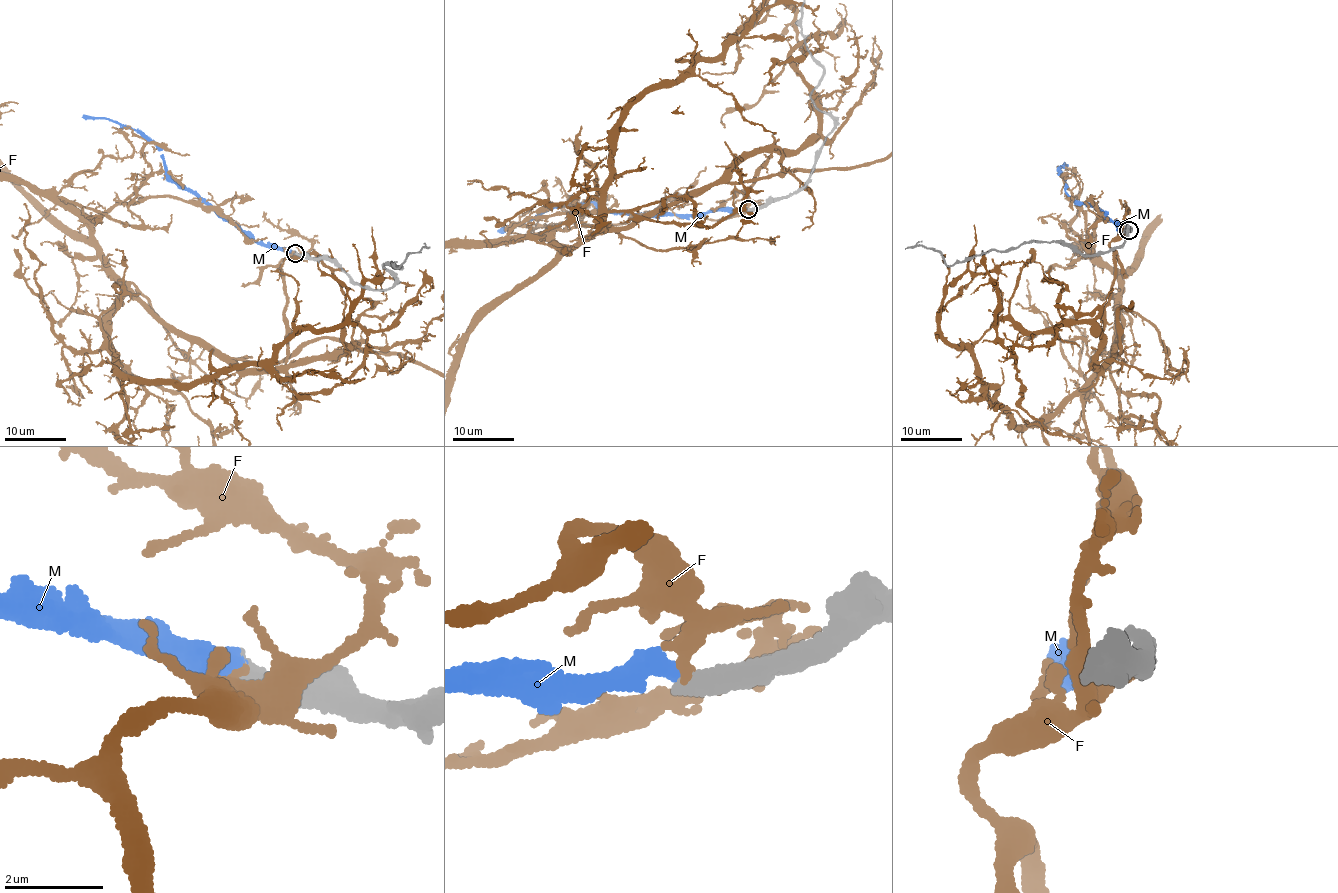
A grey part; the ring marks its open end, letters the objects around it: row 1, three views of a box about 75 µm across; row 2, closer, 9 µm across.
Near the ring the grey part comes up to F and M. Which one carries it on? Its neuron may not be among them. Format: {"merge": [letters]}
{"merge": ["M"]}

